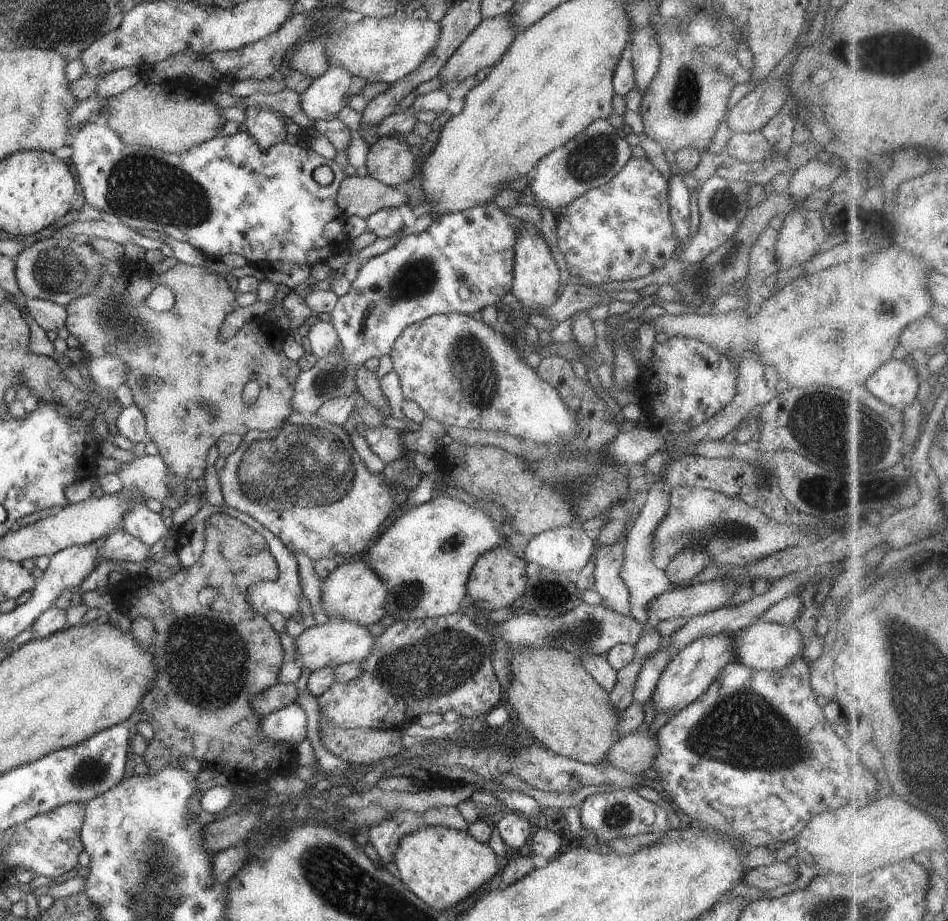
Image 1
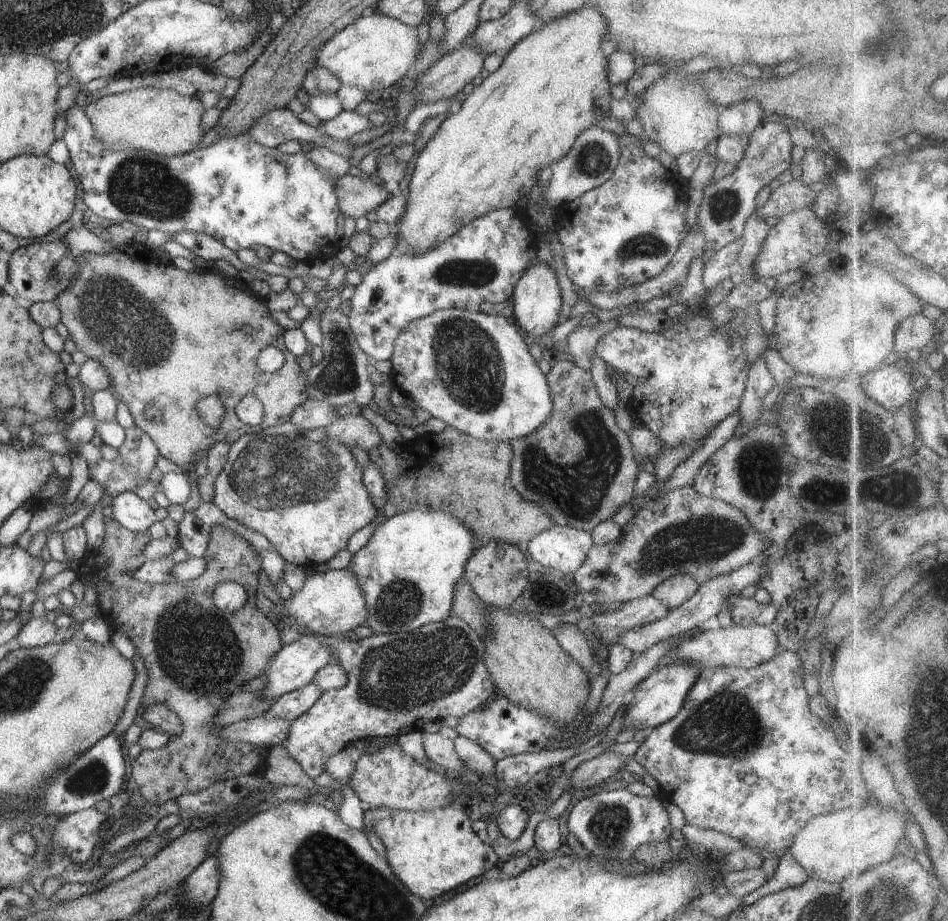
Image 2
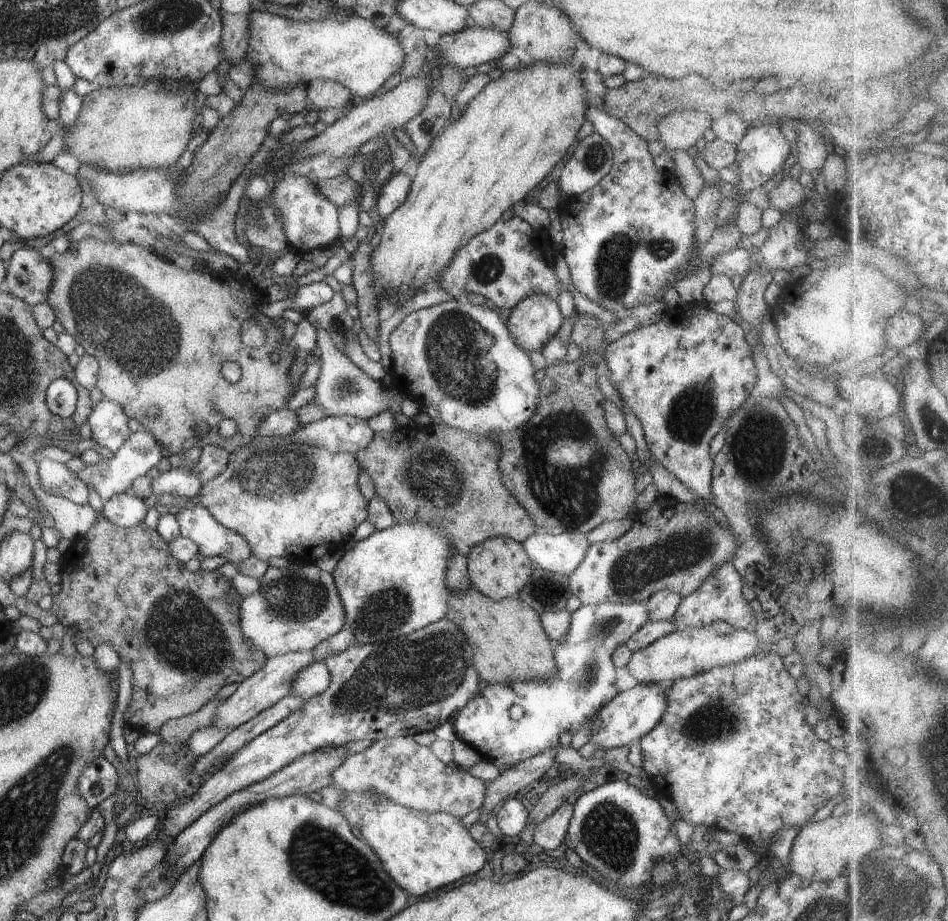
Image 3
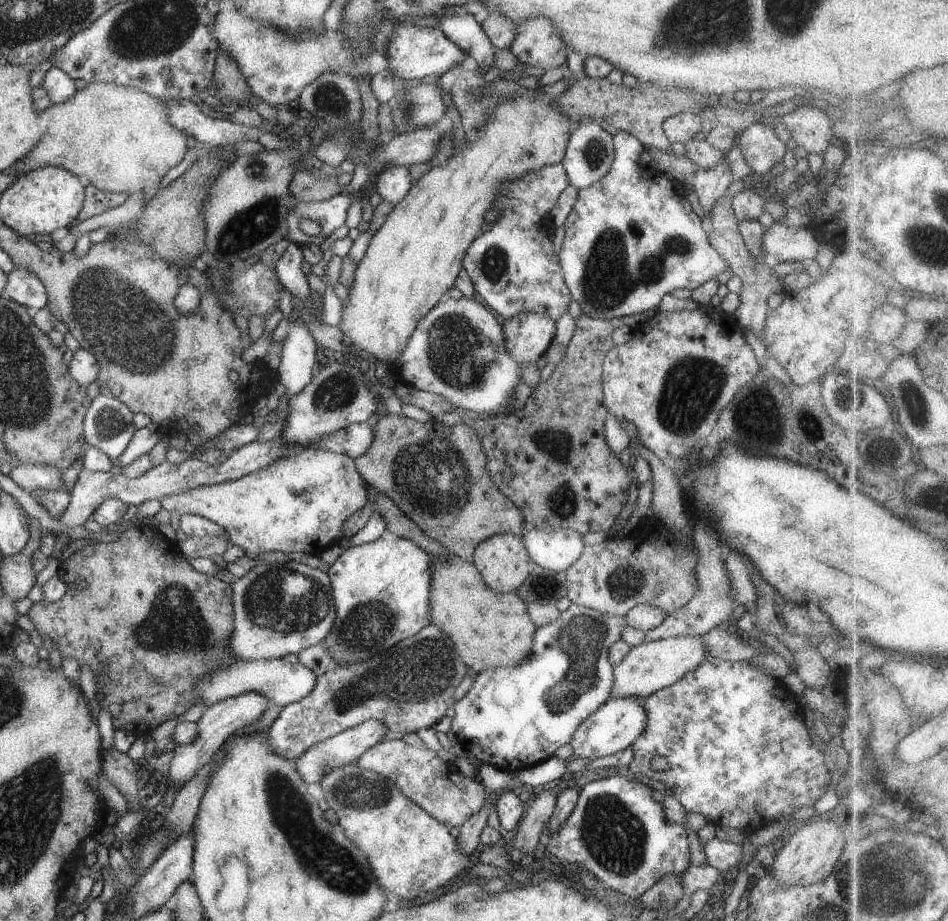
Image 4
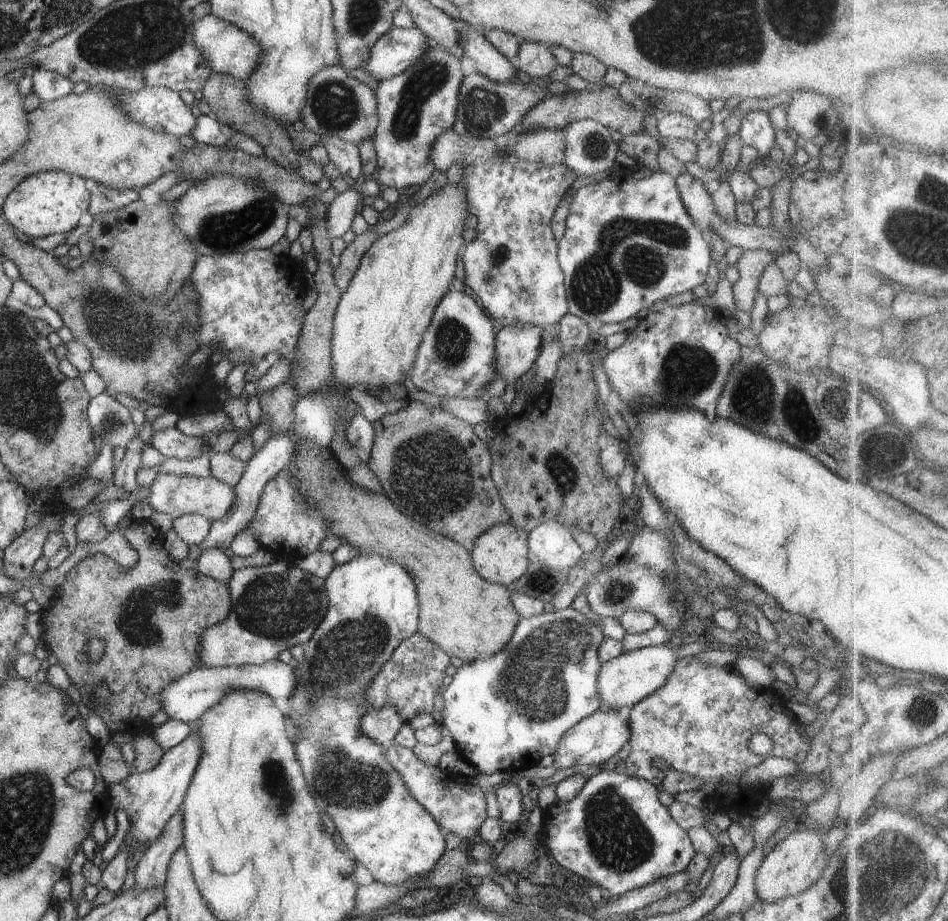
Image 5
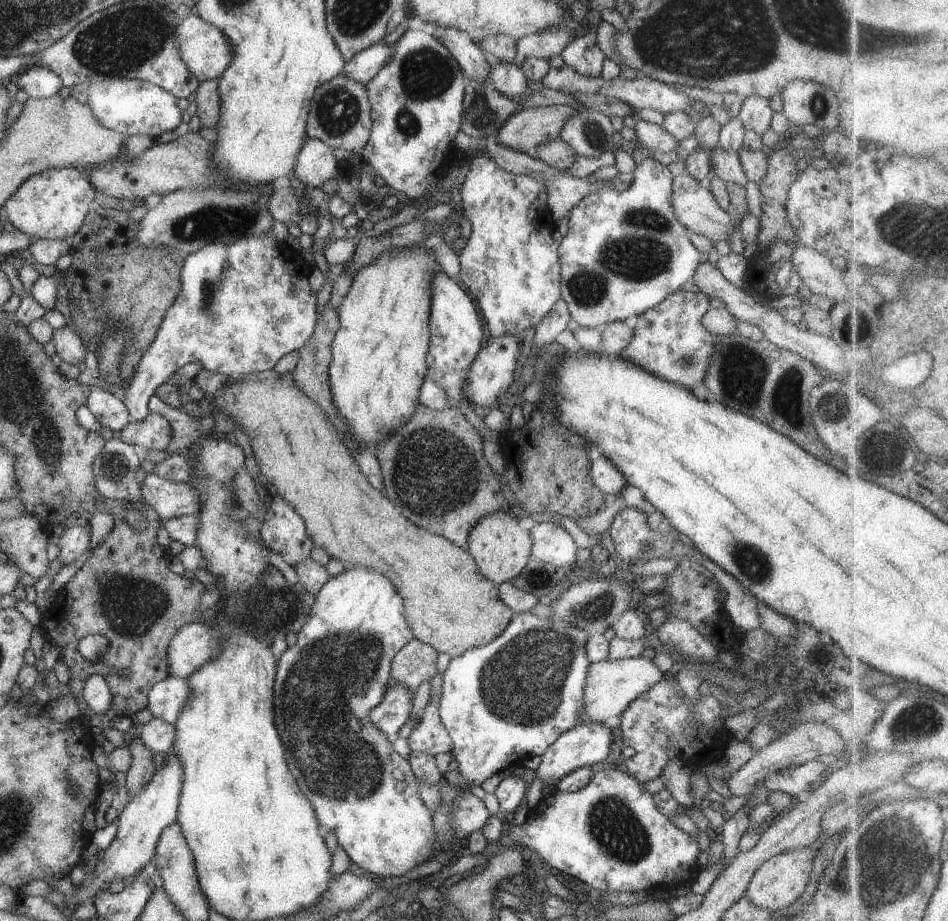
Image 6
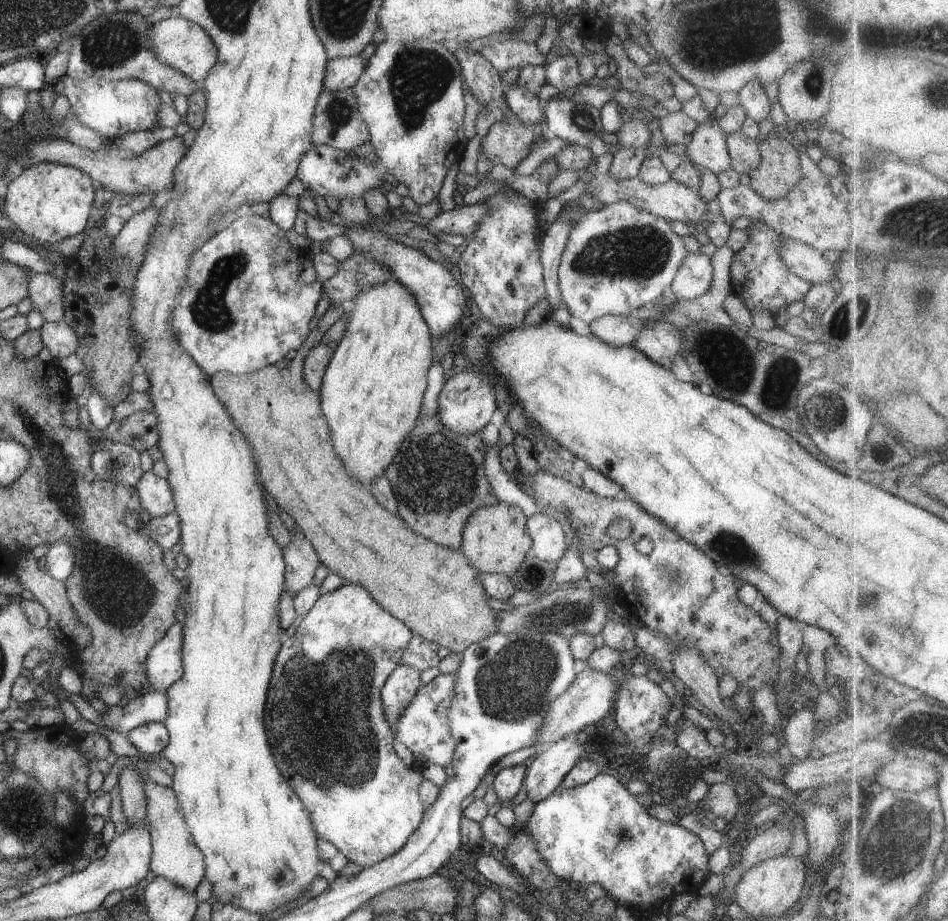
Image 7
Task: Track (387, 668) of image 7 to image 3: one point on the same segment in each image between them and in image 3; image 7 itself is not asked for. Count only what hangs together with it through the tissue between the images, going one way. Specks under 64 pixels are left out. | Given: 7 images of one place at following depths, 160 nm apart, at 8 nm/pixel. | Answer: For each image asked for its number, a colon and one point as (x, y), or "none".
3: (391, 583)
4: (381, 590)
5: (373, 606)
6: (326, 684)

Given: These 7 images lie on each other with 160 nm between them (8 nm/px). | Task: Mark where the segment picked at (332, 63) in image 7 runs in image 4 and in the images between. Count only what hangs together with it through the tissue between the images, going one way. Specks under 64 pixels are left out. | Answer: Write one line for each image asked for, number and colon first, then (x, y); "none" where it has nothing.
4: (414, 52)
5: (395, 51)
6: (361, 68)

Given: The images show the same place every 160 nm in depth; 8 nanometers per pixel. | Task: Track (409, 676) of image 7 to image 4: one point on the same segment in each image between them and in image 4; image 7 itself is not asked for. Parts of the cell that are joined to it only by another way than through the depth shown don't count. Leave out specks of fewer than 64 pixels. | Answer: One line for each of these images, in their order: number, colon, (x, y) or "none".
4: (345, 748)
5: (382, 724)
6: (391, 714)

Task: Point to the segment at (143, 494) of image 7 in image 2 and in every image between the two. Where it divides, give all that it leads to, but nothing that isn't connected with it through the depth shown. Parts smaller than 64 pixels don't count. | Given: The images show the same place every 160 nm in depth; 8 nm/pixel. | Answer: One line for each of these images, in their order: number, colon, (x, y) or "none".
2: (304, 492)
3: (292, 501)
4: (297, 505)
5: (176, 495)
6: (170, 499)

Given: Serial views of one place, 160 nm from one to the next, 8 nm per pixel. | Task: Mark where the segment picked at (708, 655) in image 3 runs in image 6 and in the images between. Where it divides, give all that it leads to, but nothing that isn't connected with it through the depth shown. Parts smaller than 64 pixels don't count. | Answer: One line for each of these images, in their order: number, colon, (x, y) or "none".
4: (646, 669)
5: (630, 677)
6: (610, 685)

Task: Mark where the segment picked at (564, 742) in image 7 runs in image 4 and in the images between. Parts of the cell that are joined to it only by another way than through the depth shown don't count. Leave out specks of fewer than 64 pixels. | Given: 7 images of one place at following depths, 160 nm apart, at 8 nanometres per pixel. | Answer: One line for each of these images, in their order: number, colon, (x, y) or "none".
4: (613, 727)
5: (594, 740)
6: (587, 743)

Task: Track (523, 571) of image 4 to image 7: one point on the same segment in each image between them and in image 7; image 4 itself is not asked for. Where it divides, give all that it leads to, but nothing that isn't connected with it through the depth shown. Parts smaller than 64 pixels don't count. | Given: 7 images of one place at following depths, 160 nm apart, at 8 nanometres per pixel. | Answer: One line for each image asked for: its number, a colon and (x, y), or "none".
5: (500, 554)
6: (501, 548)
7: (494, 540)

